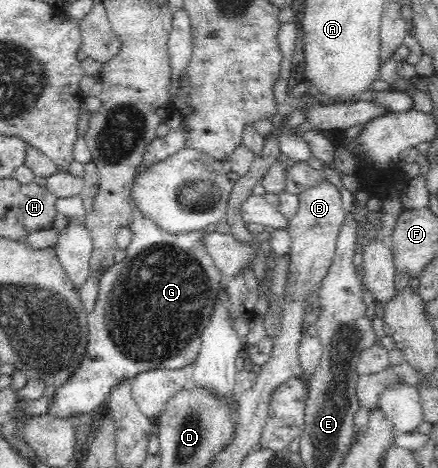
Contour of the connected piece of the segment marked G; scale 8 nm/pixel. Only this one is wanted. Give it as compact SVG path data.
M185 127L179 130L169 131L166 136L154 138L142 154L142 160L136 166L136 172L132 181L128 184L131 196L129 206L132 214L130 230L132 242L125 248L125 257L120 262L112 264L108 270L102 272L99 278L99 288L96 301L92 310L88 312L89 333L86 354L82 357L74 374L55 392L52 402L49 404L49 412L62 418L70 419L76 414L90 414L99 411L103 407L110 390L122 382L132 379L136 374L144 370L156 370L156 368L178 368L189 370L186 364L186 348L192 344L192 362L196 360L201 348L201 332L211 319L217 296L226 282L222 271L215 265L213 258L208 254L204 243L200 238L204 232L214 231L210 226L199 231L189 233L170 234L160 228L155 222L146 218L138 209L134 201L133 186L135 180L142 171L148 170L154 163L166 160L174 153L185 148Z

